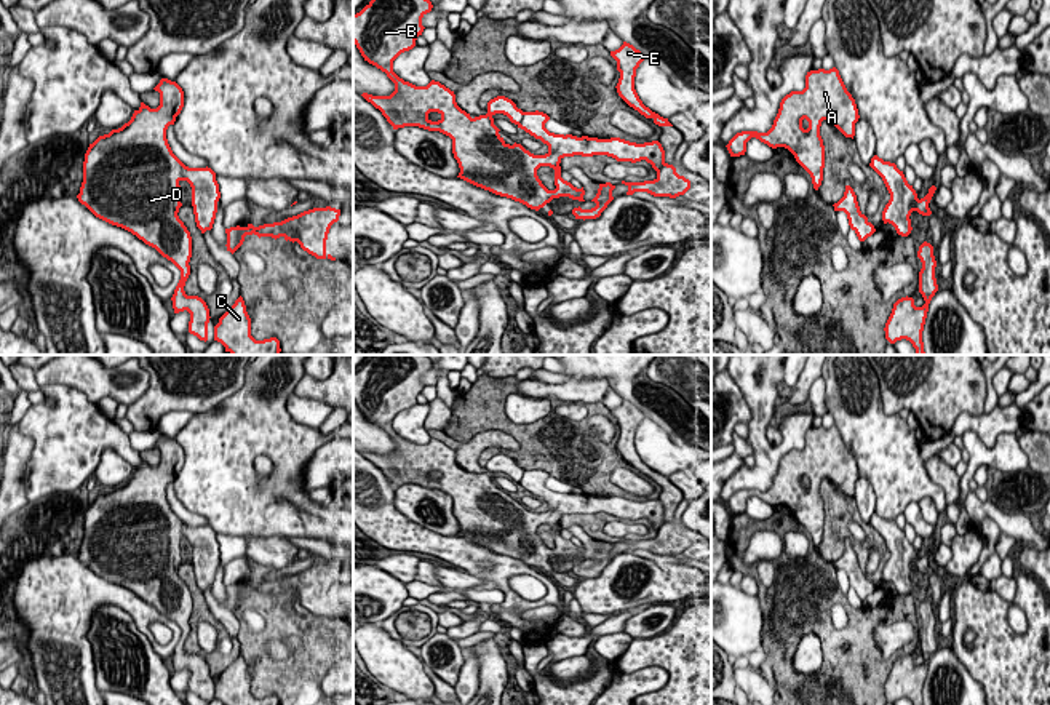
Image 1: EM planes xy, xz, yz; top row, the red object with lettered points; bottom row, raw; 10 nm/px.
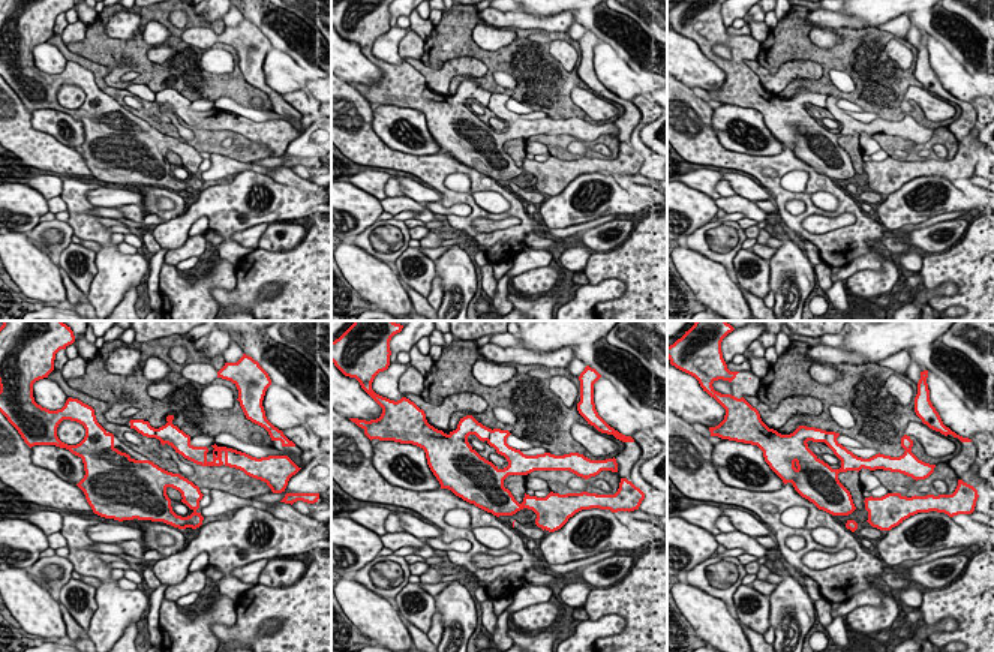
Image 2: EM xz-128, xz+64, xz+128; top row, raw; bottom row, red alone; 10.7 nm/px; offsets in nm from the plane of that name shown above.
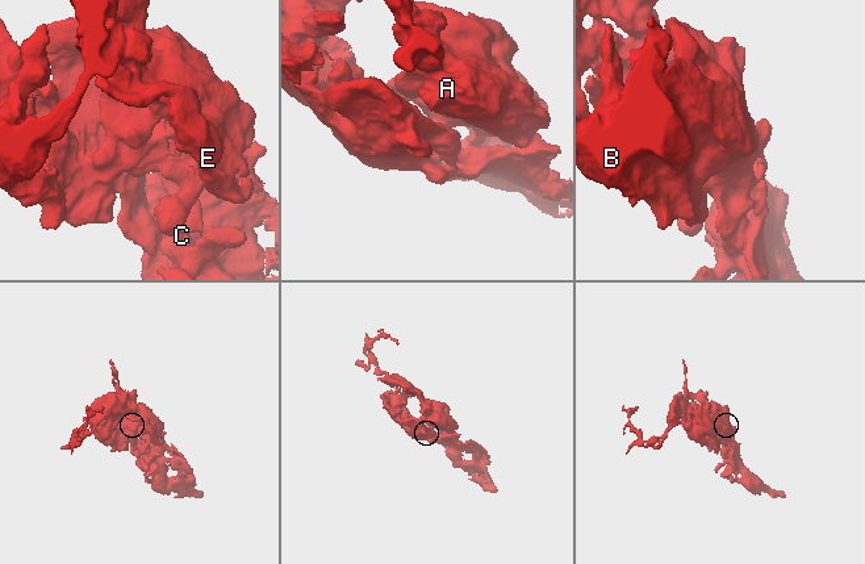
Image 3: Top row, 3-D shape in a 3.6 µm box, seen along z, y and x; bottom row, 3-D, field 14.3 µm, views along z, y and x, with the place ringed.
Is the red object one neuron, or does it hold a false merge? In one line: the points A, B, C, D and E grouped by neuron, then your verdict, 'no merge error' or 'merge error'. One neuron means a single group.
A B C D E | no merge error

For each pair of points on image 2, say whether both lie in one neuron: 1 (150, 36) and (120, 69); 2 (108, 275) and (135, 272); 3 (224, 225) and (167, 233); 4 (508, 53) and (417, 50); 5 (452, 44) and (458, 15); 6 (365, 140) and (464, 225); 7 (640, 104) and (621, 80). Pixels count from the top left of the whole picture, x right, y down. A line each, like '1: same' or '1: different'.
1: different
2: same
3: same
4: different
5: same
6: same
7: different

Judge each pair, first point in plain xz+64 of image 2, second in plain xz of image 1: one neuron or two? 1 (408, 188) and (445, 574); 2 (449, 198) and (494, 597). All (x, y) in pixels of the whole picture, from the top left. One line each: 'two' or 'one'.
1: one
2: two

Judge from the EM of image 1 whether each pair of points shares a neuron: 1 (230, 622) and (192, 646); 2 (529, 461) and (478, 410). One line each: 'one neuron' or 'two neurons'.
1: two neurons
2: one neuron

